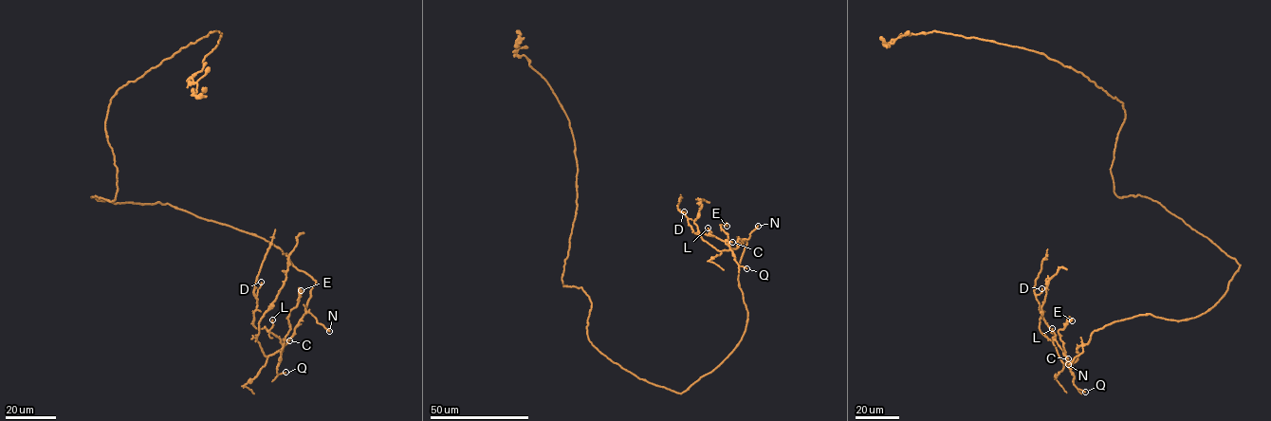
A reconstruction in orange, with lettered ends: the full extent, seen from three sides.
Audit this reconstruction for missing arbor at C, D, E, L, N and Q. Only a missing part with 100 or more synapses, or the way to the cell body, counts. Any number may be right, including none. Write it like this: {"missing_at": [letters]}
{"missing_at": ["N"]}

